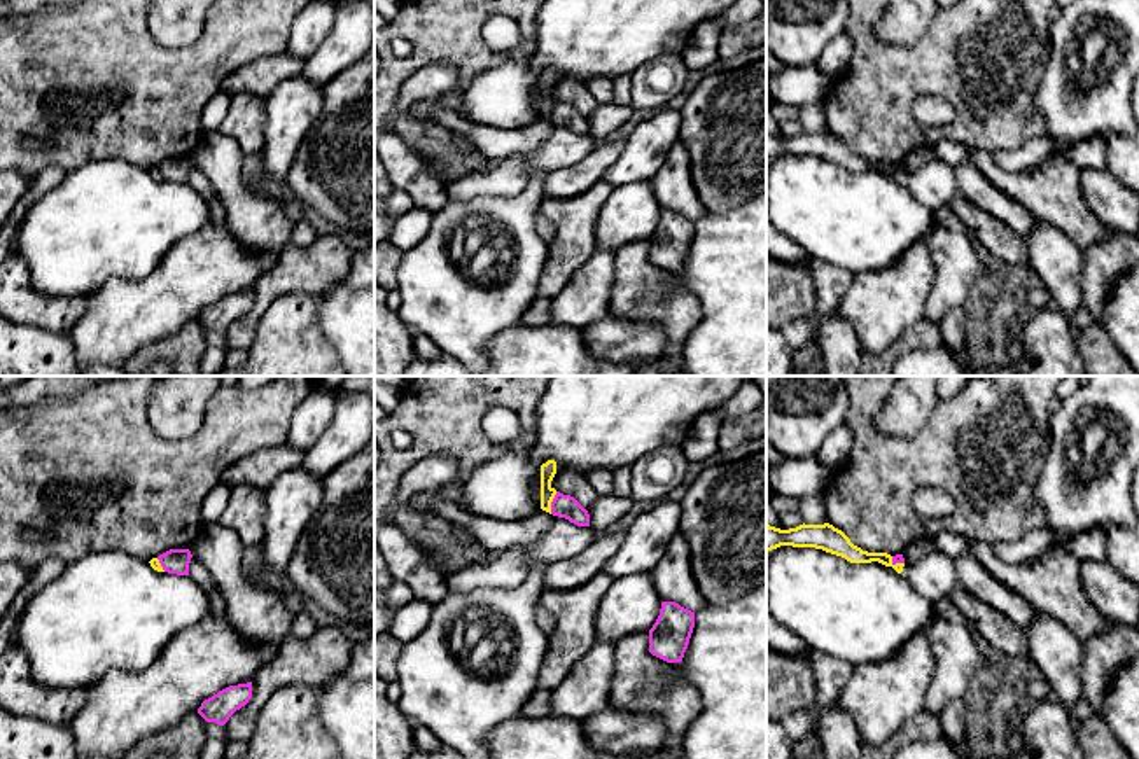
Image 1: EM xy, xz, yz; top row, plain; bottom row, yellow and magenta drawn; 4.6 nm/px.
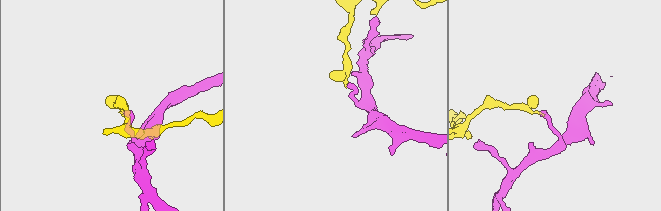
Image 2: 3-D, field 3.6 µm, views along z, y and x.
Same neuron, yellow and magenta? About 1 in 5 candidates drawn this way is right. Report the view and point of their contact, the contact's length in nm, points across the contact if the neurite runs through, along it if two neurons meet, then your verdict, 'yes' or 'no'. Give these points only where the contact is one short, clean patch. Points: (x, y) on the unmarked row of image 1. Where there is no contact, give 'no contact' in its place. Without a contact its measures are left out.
contact xz (552, 109); length 110 nm; border xz (557, 100), (550, 121); no

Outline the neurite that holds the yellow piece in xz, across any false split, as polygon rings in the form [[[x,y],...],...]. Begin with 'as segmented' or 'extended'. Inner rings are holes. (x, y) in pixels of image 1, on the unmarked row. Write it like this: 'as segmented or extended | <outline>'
as segmented | [[[548,68],[541,73],[541,117],[551,122],[551,110],[556,103],[556,98],[551,94],[551,89],[556,82],[556,70]]]

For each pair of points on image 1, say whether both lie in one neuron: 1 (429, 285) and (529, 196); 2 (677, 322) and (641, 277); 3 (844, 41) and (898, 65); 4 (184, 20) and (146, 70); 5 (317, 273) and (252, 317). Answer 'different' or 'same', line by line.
1: same
2: same
3: different
4: different
5: same

